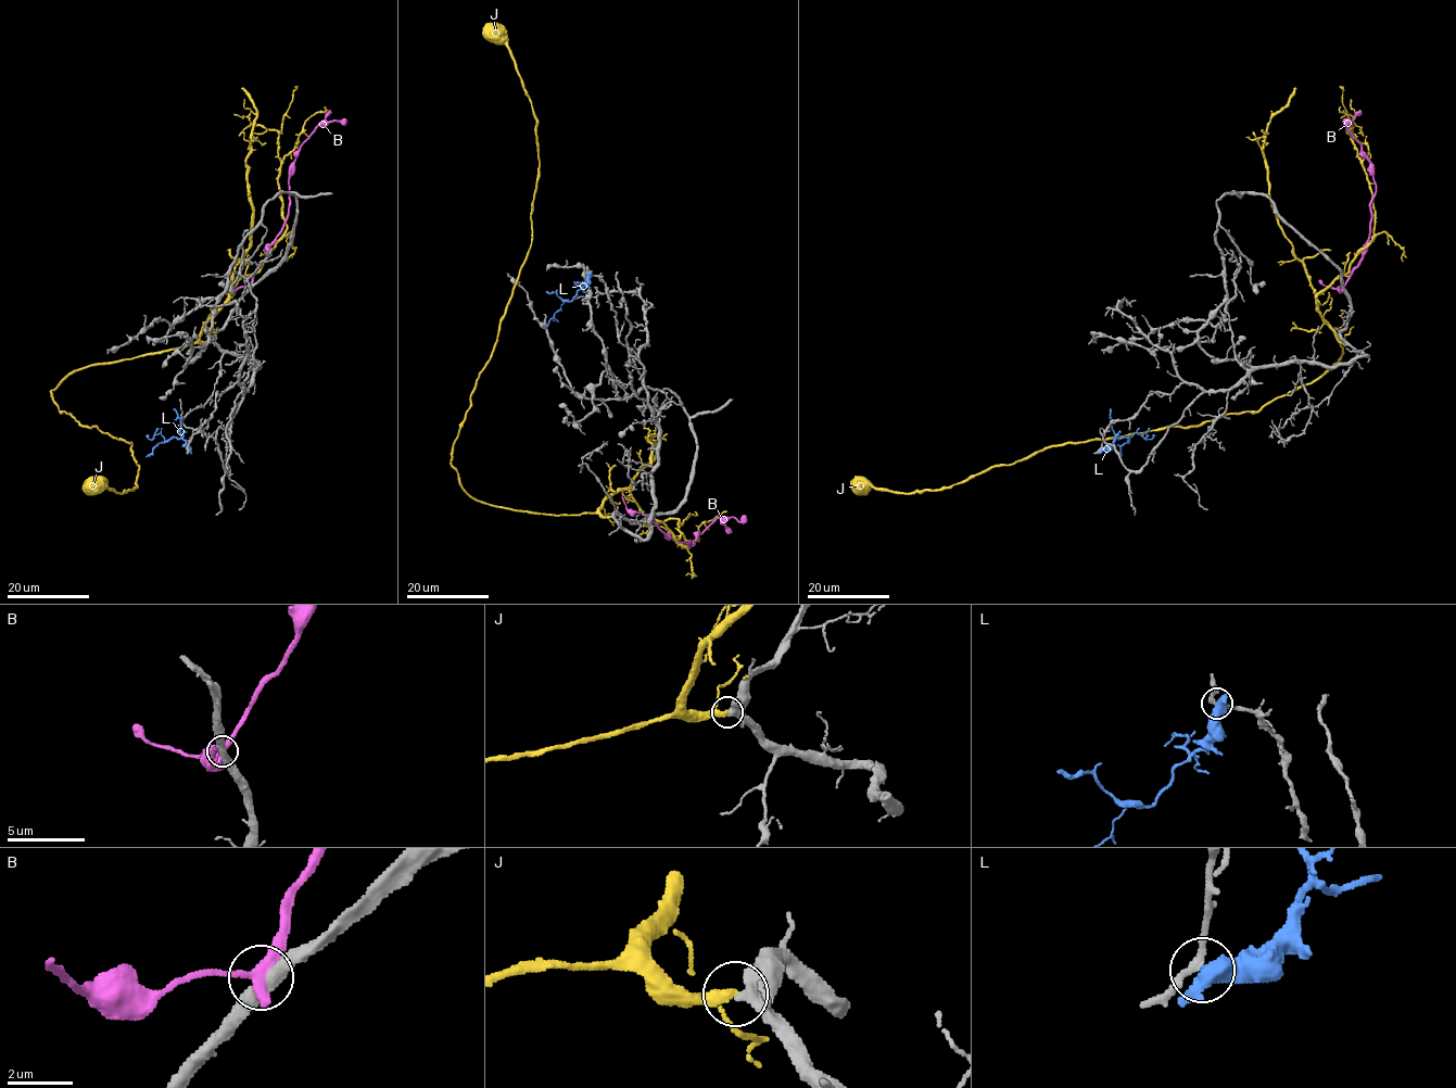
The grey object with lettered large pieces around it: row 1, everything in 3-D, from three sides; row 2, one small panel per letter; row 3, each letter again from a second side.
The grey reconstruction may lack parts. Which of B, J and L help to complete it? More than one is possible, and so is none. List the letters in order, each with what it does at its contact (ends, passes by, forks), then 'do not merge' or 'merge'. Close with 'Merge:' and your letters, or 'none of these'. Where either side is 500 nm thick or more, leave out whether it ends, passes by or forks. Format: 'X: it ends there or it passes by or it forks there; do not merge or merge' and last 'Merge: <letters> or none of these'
B: it passes by; do not merge
J: it passes by; merge
L: it passes by; do not merge
Merge: J

